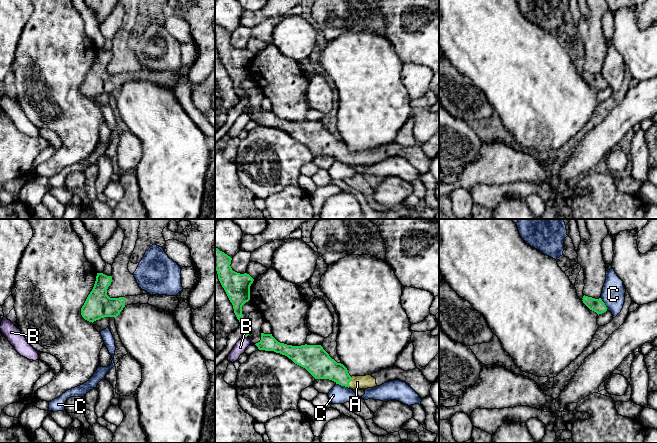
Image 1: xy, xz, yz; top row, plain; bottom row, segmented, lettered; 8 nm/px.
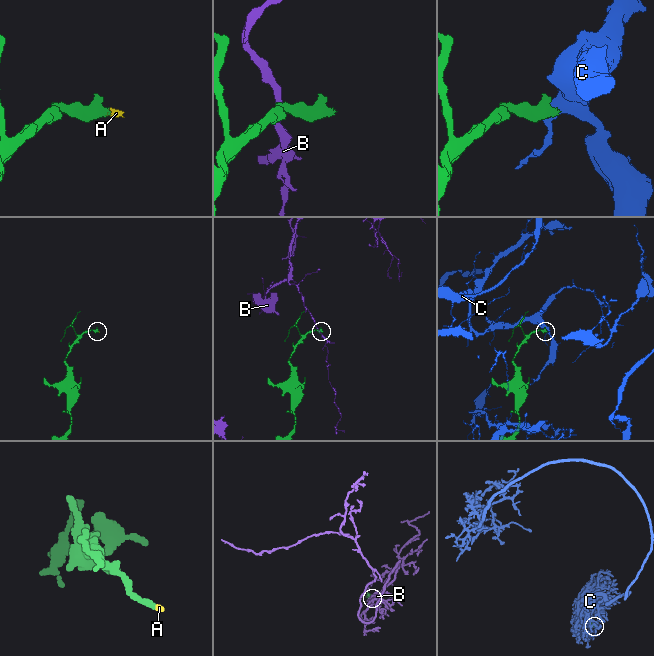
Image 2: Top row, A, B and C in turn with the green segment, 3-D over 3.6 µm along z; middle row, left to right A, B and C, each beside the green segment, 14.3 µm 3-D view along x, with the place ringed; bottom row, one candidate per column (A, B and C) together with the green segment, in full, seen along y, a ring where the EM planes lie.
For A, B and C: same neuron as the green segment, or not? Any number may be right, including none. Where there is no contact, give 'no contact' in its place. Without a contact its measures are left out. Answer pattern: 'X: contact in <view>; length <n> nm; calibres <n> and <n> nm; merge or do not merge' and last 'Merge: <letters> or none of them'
A: contact in xz; length 90 nm; calibres 190 and 110 nm; merge
B: contact in xz; length 30 nm; calibres 50 and 90 nm; do not merge
C: contact in xz; length 110 nm; calibres 220 and 150 nm; do not merge
Merge: A

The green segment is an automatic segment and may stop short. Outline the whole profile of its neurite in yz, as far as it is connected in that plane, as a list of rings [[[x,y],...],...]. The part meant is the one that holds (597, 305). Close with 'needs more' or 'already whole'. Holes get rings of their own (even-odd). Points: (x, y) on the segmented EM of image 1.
[[[583,296],[583,303],[592,311],[596,312],[598,315],[607,311],[607,307],[601,298],[595,299],[588,296]]]; already whole

